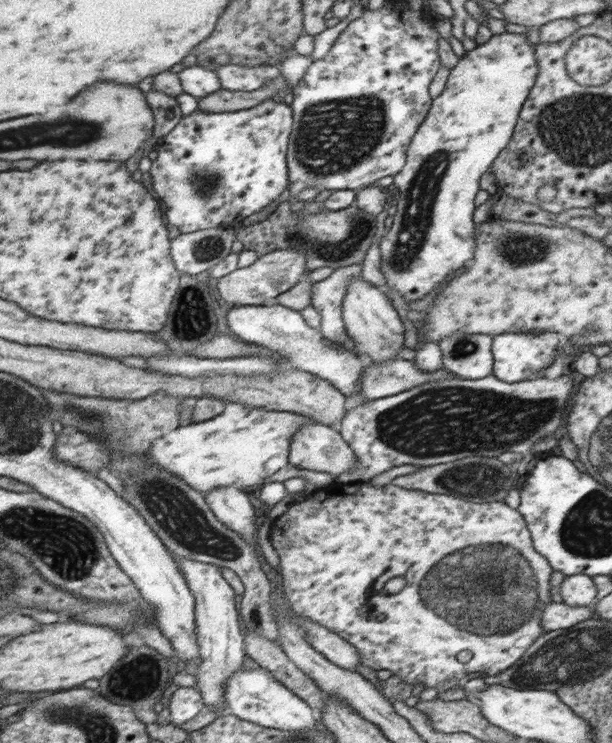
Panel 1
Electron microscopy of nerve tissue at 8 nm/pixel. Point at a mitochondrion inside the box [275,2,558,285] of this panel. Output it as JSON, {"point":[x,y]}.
{"point":[334,136]}

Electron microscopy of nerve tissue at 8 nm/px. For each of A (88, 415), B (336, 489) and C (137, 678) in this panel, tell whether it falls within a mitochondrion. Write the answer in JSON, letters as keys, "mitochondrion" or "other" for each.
{"A":"mitochondrion","B":"other","C":"mitochondrion"}

